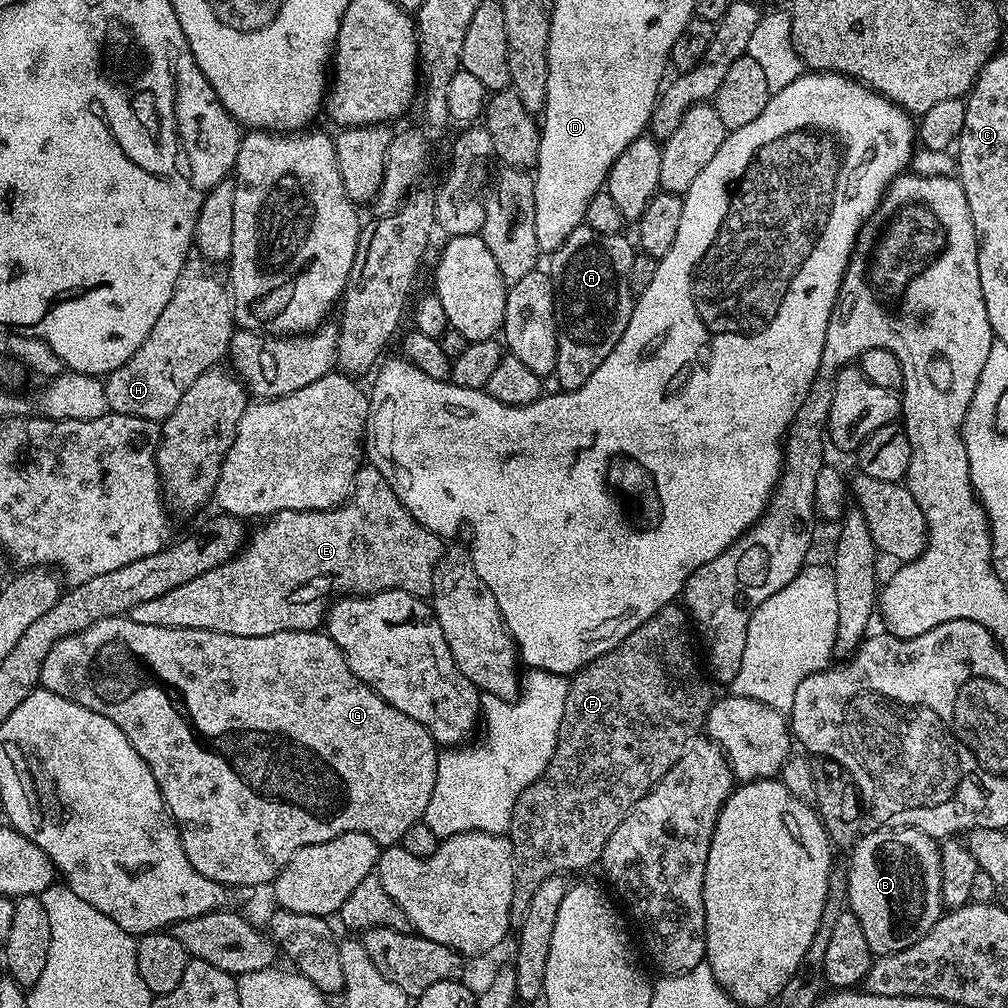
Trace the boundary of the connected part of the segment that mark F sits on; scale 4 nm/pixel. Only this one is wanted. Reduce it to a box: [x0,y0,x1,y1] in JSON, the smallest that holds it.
[510,603,714,918]

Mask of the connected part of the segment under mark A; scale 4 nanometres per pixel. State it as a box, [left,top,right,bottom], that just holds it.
[546,224,634,392]

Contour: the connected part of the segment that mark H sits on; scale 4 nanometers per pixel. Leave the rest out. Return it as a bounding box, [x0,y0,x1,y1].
[104,258,234,422]

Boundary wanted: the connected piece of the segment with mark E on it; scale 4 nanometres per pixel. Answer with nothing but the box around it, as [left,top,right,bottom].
[126,466,442,636]

